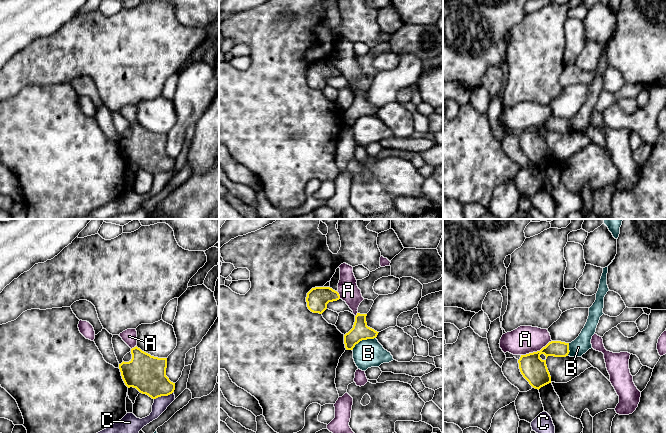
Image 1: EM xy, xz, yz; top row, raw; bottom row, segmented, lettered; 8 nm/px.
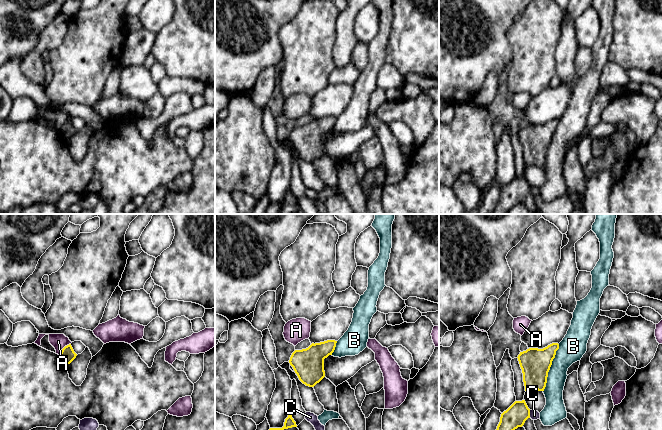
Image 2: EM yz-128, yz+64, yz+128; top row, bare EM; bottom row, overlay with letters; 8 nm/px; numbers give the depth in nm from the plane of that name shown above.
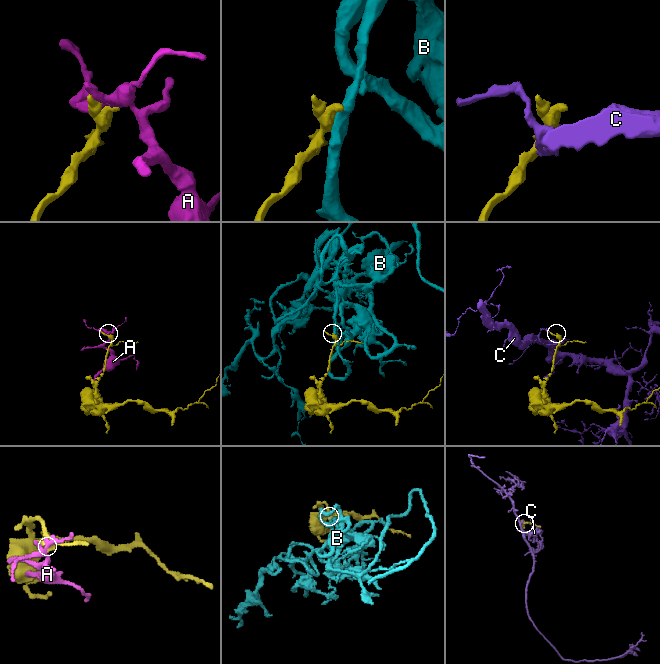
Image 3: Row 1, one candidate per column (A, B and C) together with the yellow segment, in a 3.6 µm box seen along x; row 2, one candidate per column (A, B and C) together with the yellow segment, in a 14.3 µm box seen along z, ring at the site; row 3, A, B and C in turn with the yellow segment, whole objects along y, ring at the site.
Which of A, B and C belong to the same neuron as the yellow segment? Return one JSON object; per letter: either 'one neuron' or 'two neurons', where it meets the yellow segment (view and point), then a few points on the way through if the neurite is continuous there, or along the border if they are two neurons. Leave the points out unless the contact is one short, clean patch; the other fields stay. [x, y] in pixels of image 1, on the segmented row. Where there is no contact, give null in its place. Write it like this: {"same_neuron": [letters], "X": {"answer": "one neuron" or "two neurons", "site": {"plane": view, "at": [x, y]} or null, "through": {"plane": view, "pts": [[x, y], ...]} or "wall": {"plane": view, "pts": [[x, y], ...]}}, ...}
{"same_neuron": ["B"], "A": {"answer": "two neurons", "site": {"plane": "yz", "at": [537, 351]}}, "B": {"answer": "one neuron", "site": {"plane": "xz", "at": [362, 339]}}, "C": {"answer": "two neurons", "site": {"plane": "xy", "at": [163, 395]}, "wall": {"plane": "xy", "pts": [[172, 392], [154, 399]]}}}

